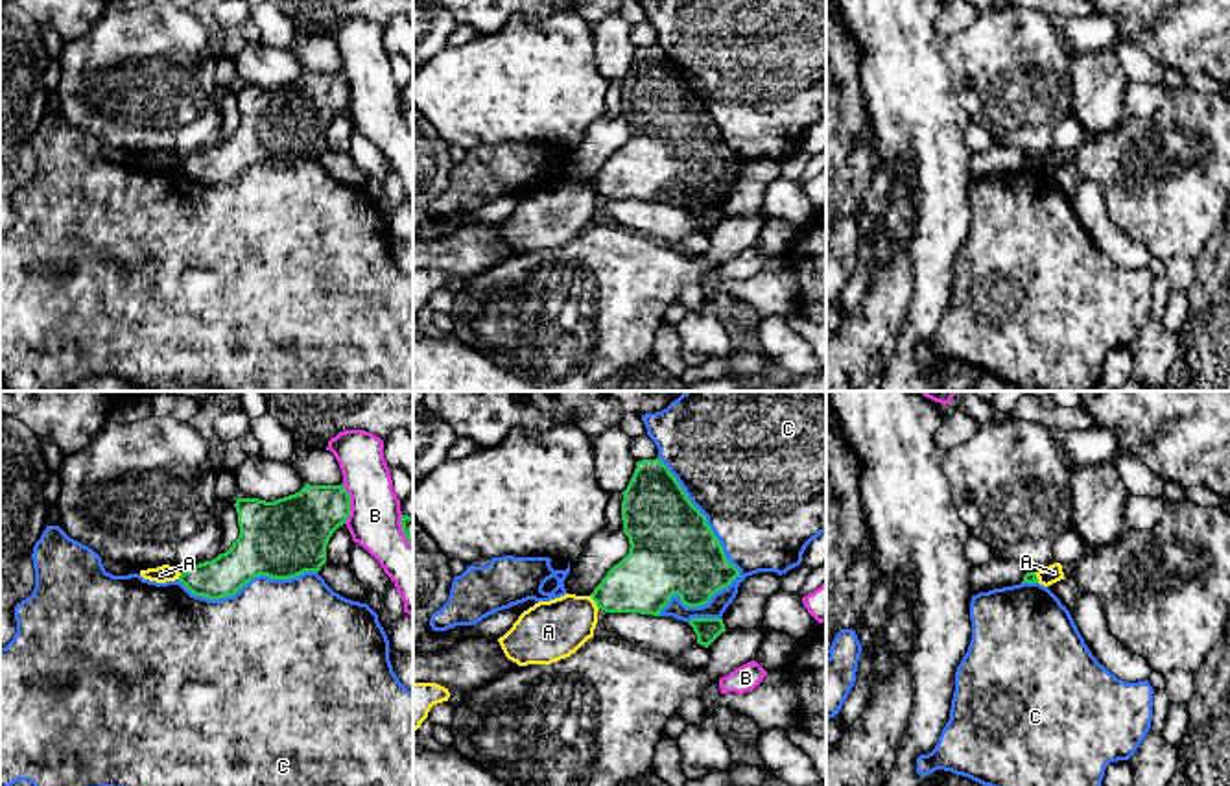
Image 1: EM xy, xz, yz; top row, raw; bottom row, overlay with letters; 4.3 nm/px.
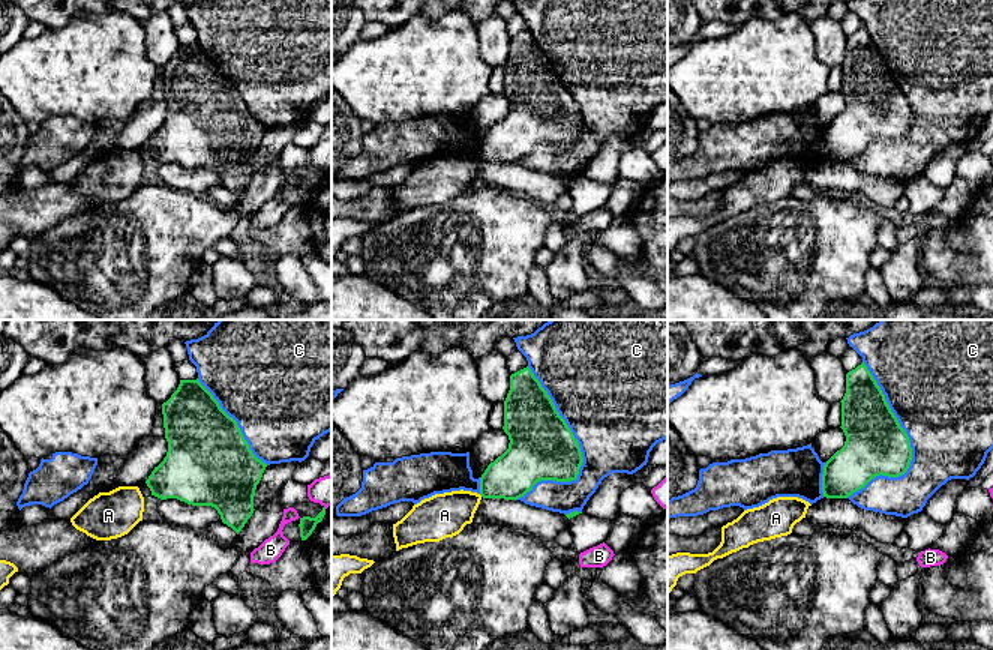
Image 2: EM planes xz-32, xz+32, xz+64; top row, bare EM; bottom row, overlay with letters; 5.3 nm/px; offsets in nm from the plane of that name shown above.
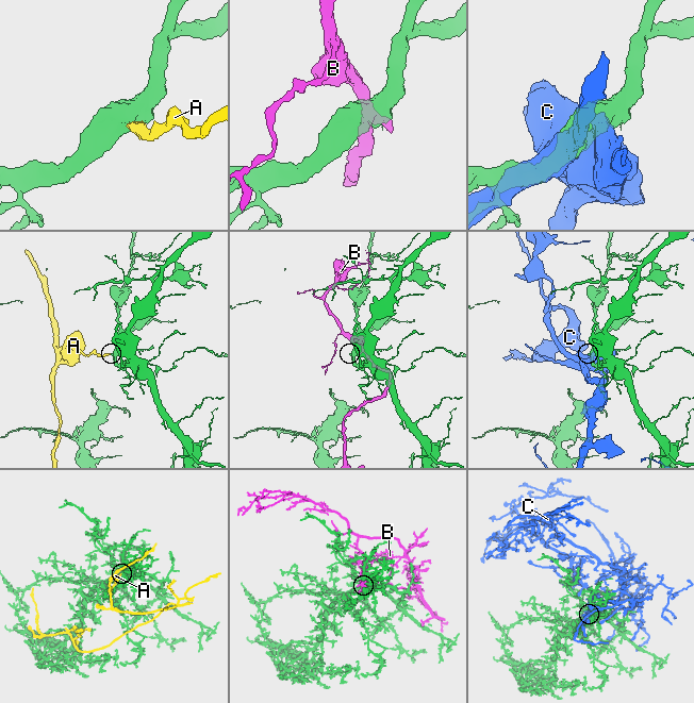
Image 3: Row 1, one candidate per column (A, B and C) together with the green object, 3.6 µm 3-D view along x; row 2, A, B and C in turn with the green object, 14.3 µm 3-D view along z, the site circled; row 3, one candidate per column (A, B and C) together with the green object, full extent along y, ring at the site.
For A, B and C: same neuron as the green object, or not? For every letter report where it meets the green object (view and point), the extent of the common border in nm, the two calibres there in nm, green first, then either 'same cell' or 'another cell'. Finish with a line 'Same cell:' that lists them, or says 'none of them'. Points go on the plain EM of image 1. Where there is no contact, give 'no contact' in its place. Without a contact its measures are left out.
A: meets green in xz at (594, 187); contact 80 nm long; 280 nm thick on the green side, 260 nm on the other; another cell
B: meets green in xy at (349, 91); contact 180 nm long; 300 nm thick on the green side, 220 nm on the other; another cell
C: meets green in xz at (725, 144); contact 700 nm long; 380 nm thick on the green side, 460 nm on the other; another cell
Same cell: none of them

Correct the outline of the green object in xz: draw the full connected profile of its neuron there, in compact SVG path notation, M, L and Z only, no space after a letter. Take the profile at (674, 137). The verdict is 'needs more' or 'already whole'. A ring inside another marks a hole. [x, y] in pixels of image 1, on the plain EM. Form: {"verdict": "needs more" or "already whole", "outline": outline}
{"verdict": "already whole", "outline": "M658 44L636 48L621 81L631 135L590 181L597 196L660 203L675 181L701 194L739 164L706 103Z"}

